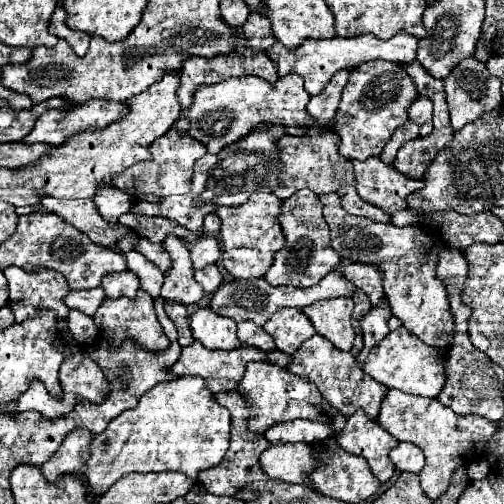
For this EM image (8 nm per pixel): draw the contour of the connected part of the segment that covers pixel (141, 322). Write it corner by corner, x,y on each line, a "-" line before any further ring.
142,288
138,290
136,298
116,298
116,300
106,298
102,302
102,306
98,308
98,312
94,314
94,322
96,322
98,330
100,330
100,334
104,338
108,338
114,348
118,348
122,344
122,340
134,340
138,346
142,346
144,350
150,350
150,352
162,352
170,344
170,340
162,332
162,326
160,326
160,322
156,318
154,300

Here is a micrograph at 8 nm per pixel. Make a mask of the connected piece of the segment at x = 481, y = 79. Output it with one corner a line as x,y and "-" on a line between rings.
466,58
462,64
458,64
452,72
450,78
446,78
446,102
448,102
448,112
450,112
450,124
454,130
464,128
466,124
478,120
482,114
498,108
502,104
500,96
500,84
498,78
494,78
488,70
486,64
478,62
476,58

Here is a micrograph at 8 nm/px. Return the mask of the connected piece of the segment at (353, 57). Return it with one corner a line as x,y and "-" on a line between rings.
402,32
396,34
390,40
380,40
374,38
374,34
360,34
360,36
352,36
352,38
332,38
332,40
306,40
298,50
286,50
286,46
282,46
280,42
276,42
268,54
270,58
278,64
278,72
280,76
286,74
300,74
304,78
304,88
310,96
320,94
326,84
332,80
332,76
340,70
348,70
348,68
356,68
362,62
368,60
390,60
390,62
398,62
398,64
406,64
406,62
414,62
414,50
418,48
418,40
410,38
410,34

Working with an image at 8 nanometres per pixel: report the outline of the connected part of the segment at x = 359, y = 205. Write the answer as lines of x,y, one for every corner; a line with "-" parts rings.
342,186
338,190
338,196
342,200
342,208
348,212
348,214
354,214
354,216
364,216
364,218
370,218
374,222
392,222
392,214
384,212
384,210
378,210
366,202
362,202
356,194
356,190
352,186

